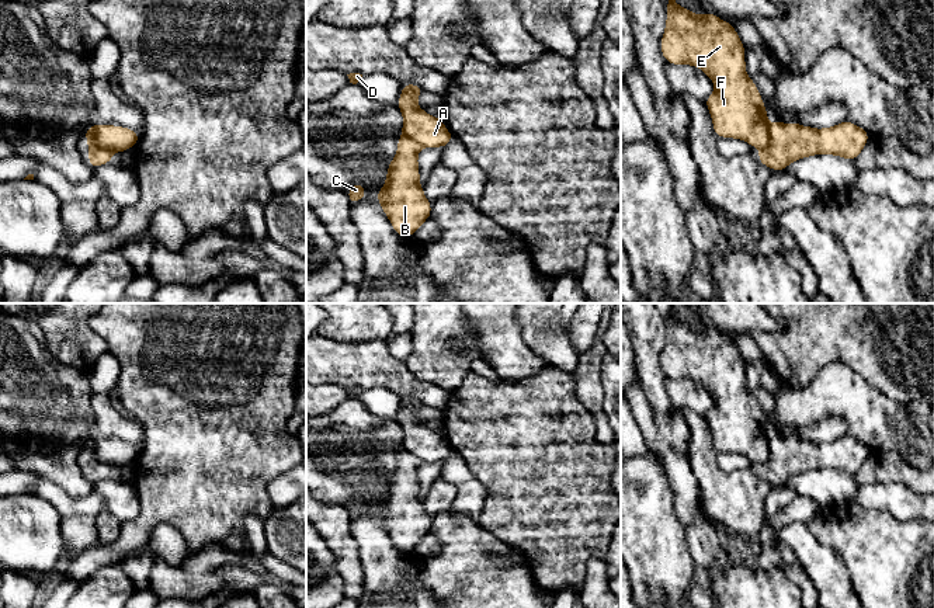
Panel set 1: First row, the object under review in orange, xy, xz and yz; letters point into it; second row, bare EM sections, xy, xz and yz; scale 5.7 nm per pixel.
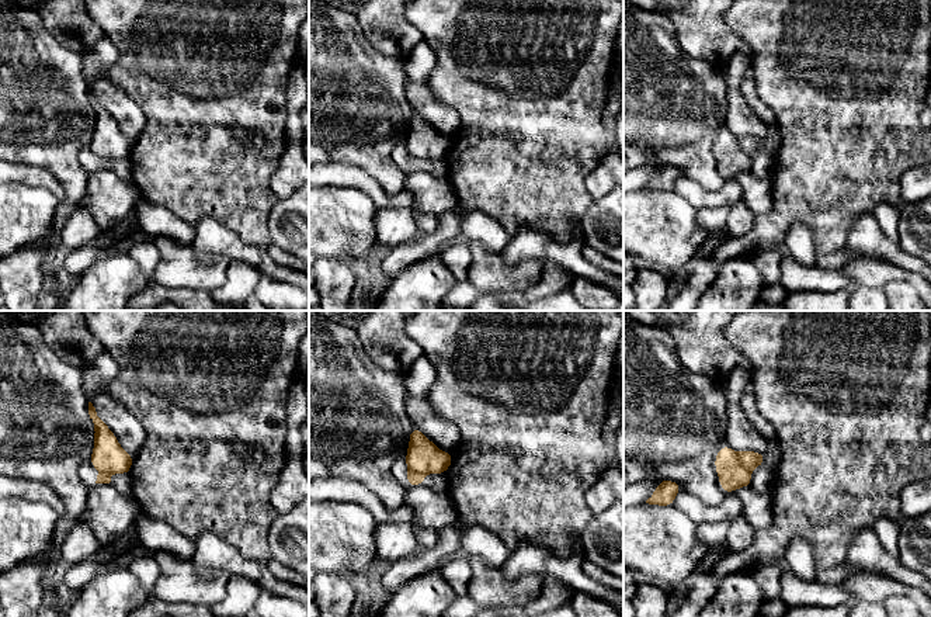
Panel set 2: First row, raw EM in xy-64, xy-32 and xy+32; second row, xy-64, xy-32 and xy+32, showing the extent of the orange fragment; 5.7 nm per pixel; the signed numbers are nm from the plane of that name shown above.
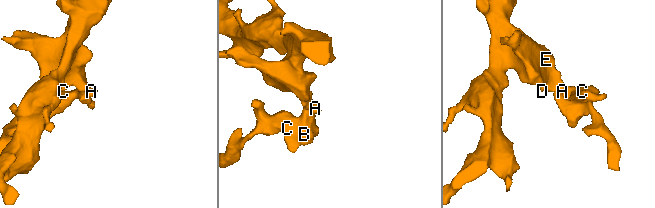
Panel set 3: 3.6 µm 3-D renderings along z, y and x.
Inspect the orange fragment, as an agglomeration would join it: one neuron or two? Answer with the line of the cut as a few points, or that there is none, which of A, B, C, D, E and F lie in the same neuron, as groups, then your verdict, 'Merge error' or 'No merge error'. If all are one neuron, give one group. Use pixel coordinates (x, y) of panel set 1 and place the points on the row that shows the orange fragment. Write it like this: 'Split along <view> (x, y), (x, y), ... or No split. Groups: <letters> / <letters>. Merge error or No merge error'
Split along xy (94, 124), (96, 141), (113, 152). Groups: A D E F / B C. Merge error

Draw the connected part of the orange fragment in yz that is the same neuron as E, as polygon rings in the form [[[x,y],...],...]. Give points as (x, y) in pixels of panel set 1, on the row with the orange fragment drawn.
[[[676,0],[664,6],[662,55],[670,65],[699,67],[713,81],[715,90],[704,103],[713,133],[765,149],[771,124],[757,84],[746,73],[746,46],[735,27],[712,13],[694,14]]]

